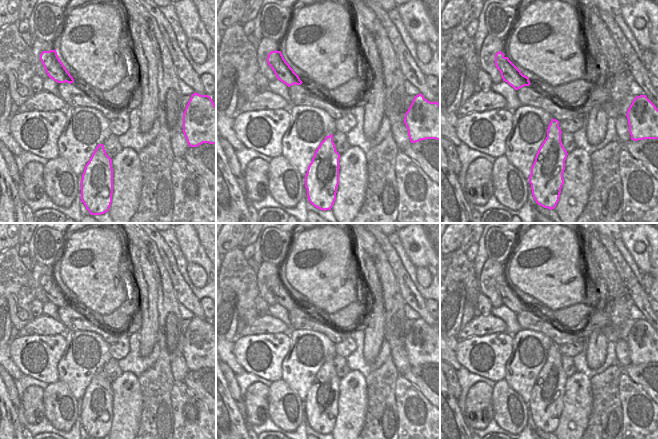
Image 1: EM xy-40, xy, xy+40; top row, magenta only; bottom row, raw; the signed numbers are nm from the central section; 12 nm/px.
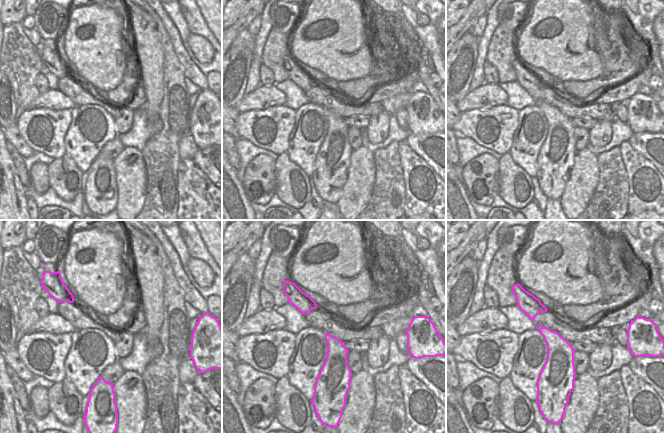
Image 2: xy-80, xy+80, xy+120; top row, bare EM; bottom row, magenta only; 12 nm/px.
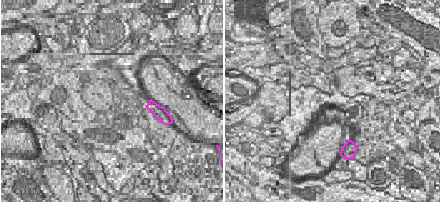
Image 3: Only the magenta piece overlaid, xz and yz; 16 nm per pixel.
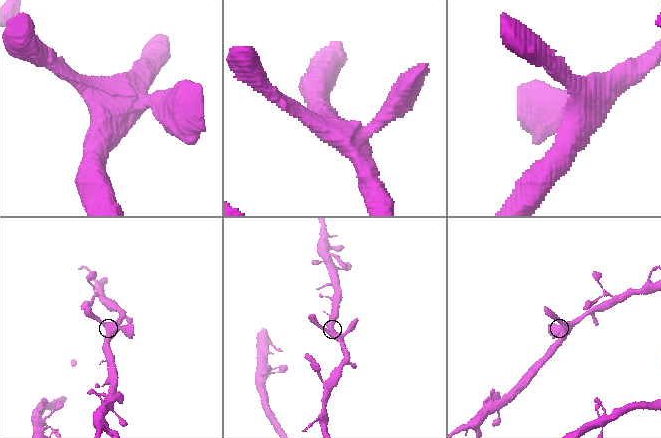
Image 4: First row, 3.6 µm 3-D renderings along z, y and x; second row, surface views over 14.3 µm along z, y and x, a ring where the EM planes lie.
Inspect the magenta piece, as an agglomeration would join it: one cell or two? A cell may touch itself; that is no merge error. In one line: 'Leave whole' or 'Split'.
Leave whole.

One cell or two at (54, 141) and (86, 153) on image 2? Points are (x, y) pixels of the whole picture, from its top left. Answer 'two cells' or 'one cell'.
two cells

